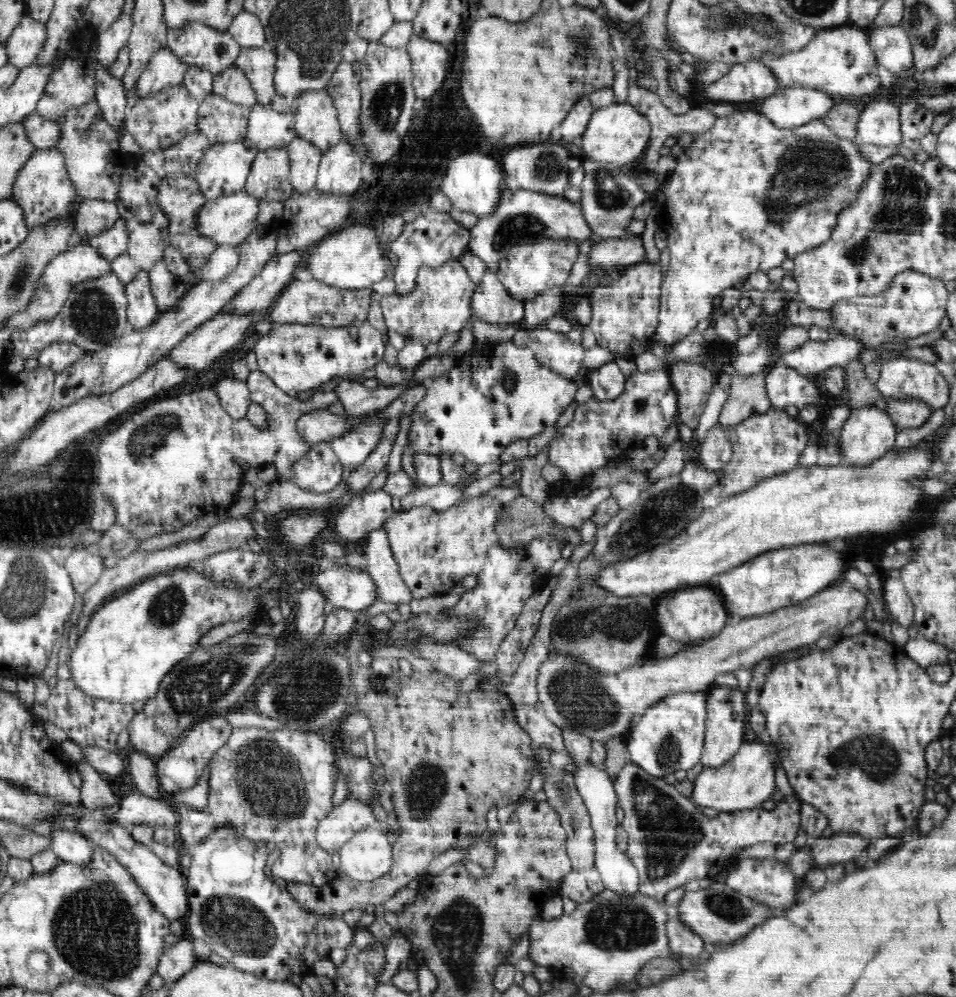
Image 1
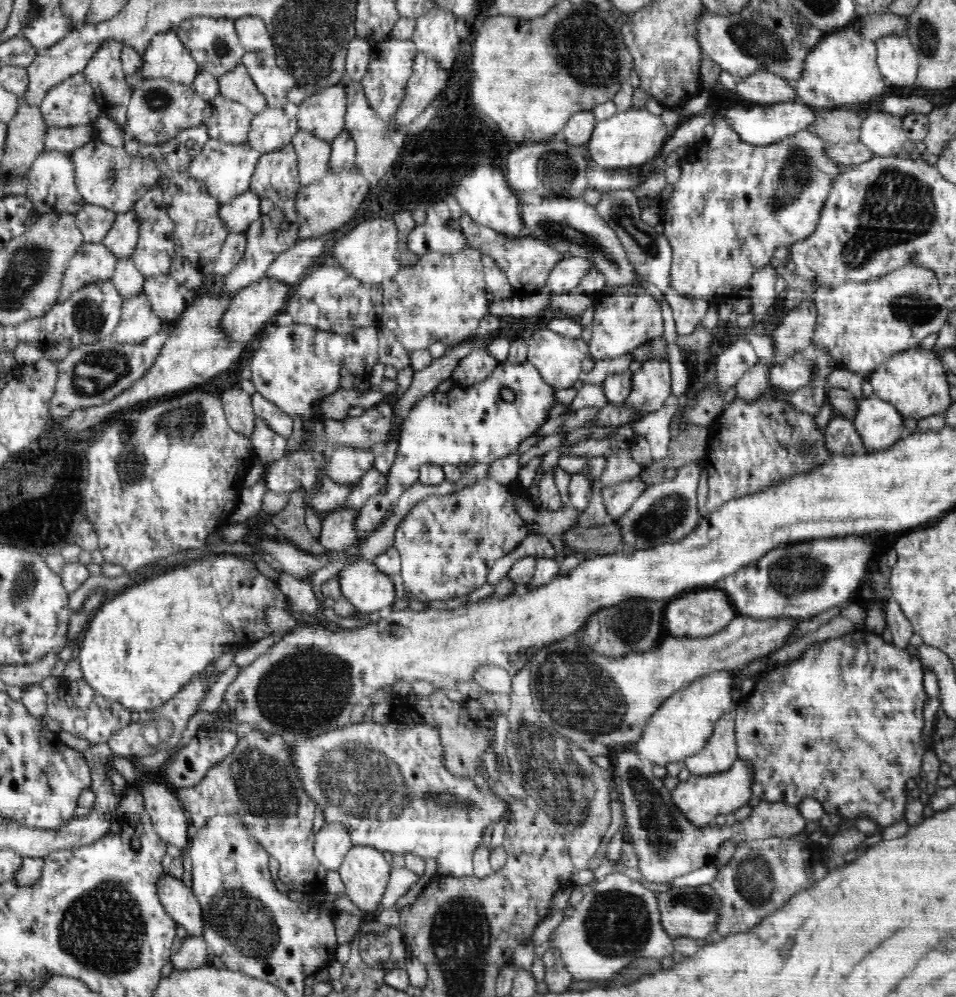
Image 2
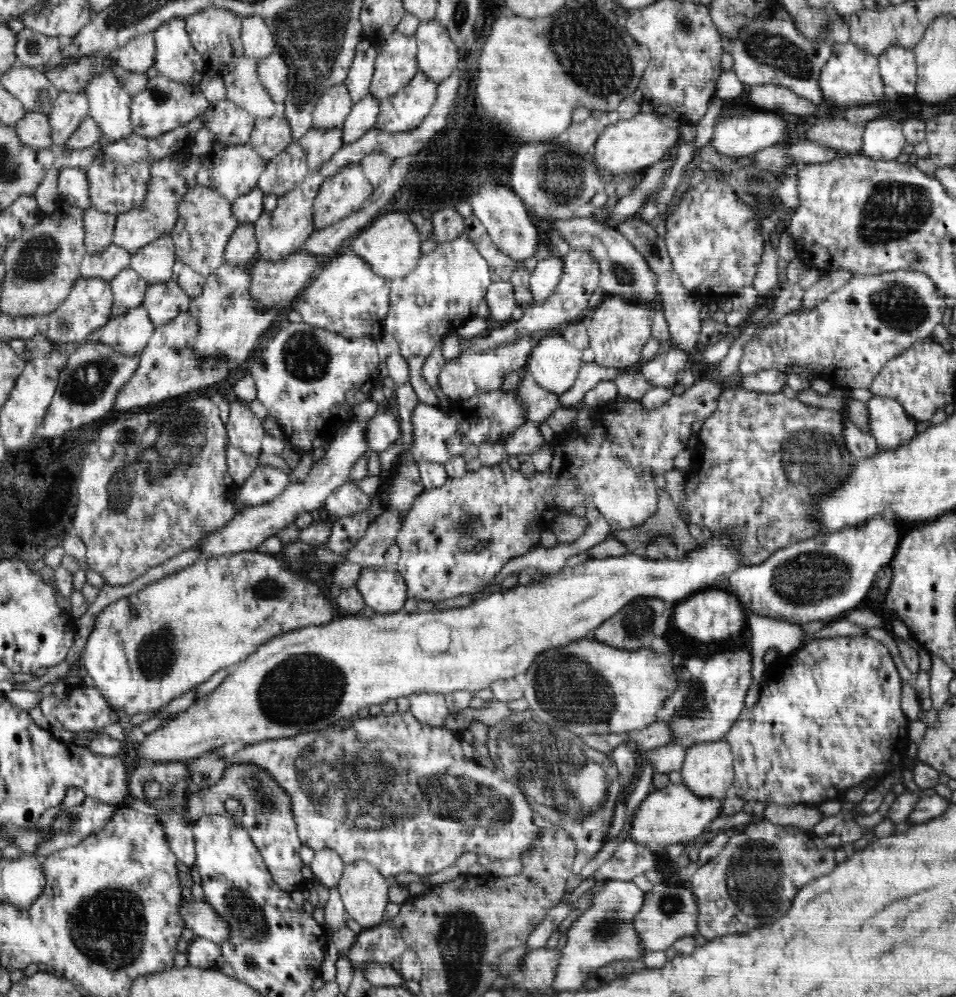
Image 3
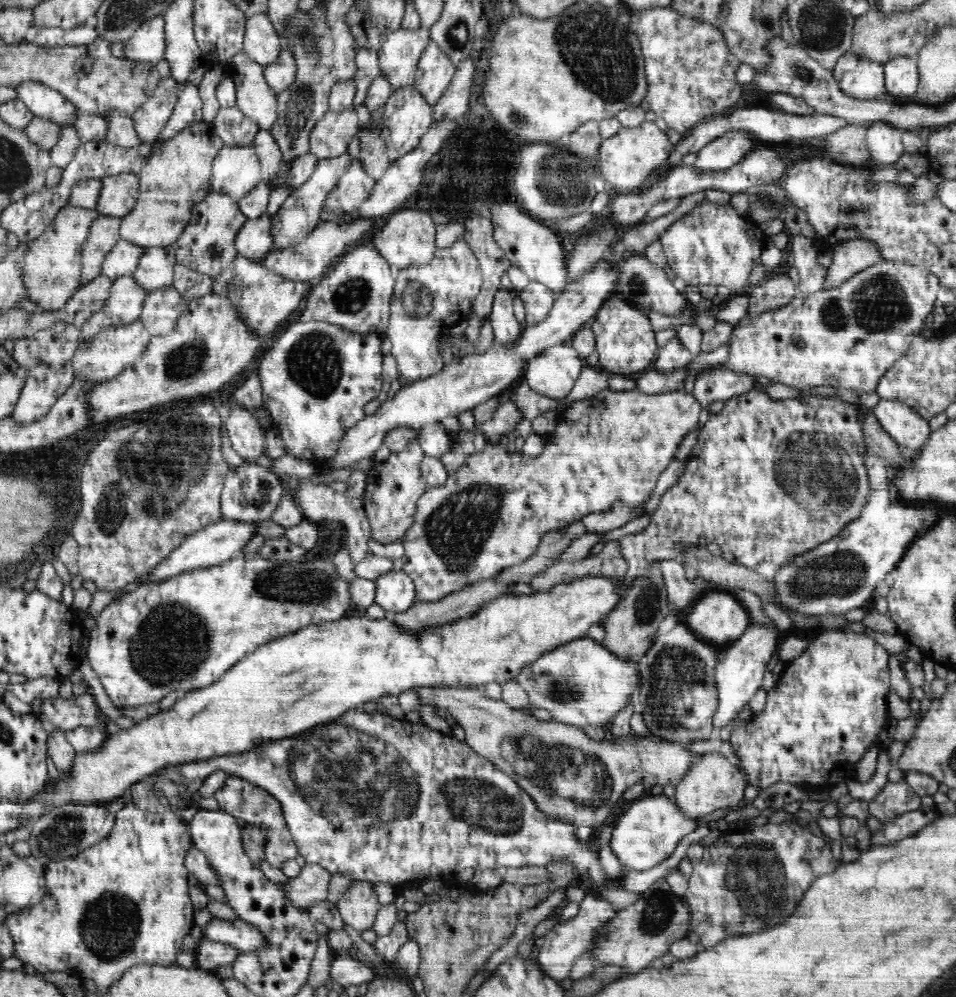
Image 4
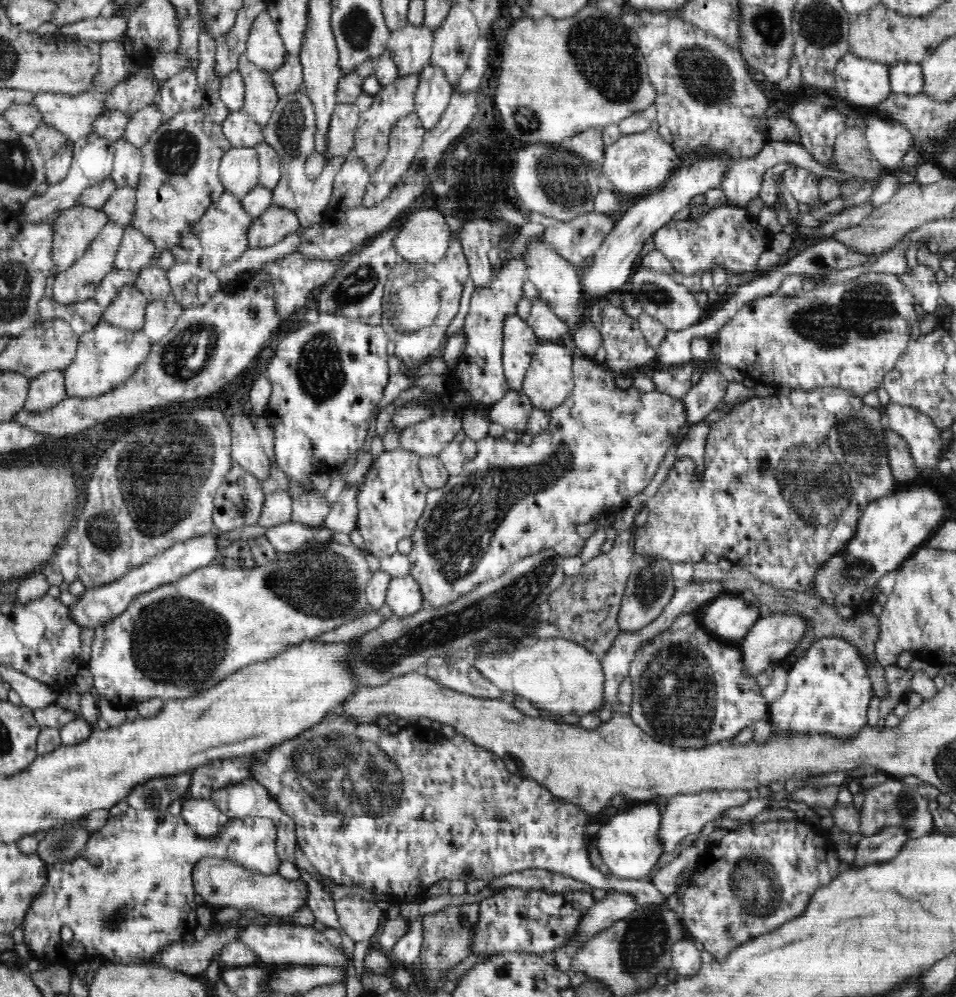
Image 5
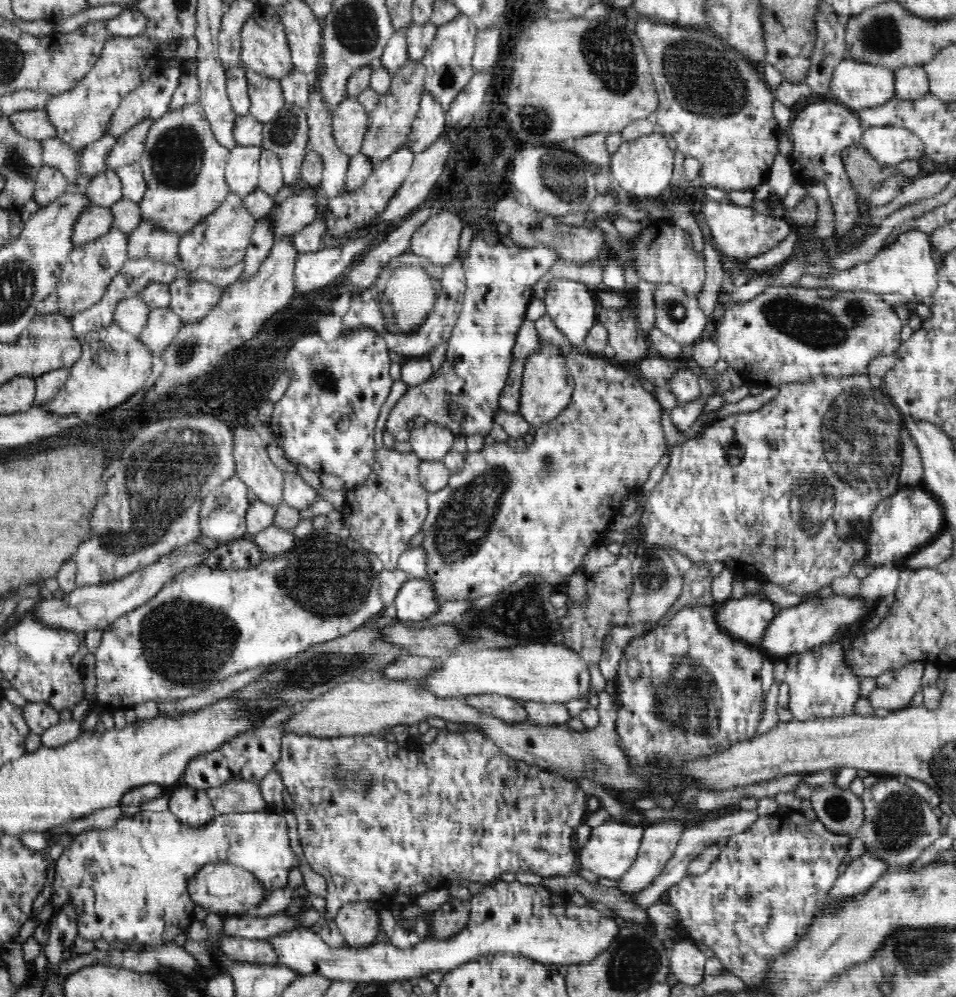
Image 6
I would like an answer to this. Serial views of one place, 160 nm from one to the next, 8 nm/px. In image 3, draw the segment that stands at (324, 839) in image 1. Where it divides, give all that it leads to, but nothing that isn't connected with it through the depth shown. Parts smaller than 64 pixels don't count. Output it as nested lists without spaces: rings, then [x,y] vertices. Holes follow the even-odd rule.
[[[325,845],[322,850],[318,850],[315,853],[315,857],[309,867],[313,878],[319,880],[320,884],[323,884],[326,888],[331,889],[339,884],[345,864],[335,849],[328,848]]]

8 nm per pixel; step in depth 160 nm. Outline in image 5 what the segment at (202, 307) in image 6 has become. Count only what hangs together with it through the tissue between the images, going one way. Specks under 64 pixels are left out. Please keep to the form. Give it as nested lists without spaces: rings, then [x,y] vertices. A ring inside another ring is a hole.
[[[175,262],[167,272],[171,294],[183,309],[206,304],[220,290],[221,282],[214,271]]]

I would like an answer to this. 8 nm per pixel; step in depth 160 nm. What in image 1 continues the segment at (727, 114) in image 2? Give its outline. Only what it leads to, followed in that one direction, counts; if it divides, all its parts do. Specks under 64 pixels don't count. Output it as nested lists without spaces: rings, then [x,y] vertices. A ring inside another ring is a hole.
[[[803,84],[780,86],[762,102],[759,112],[766,113],[776,126],[794,129],[822,119],[838,100],[823,90]]]

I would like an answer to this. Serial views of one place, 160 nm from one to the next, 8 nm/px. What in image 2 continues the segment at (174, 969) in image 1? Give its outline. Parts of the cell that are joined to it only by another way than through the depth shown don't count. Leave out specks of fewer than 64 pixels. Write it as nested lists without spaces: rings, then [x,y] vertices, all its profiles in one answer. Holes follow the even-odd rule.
[[[186,936],[182,947],[176,954],[172,954],[170,962],[175,971],[201,968],[211,964],[209,946],[202,936]]]

